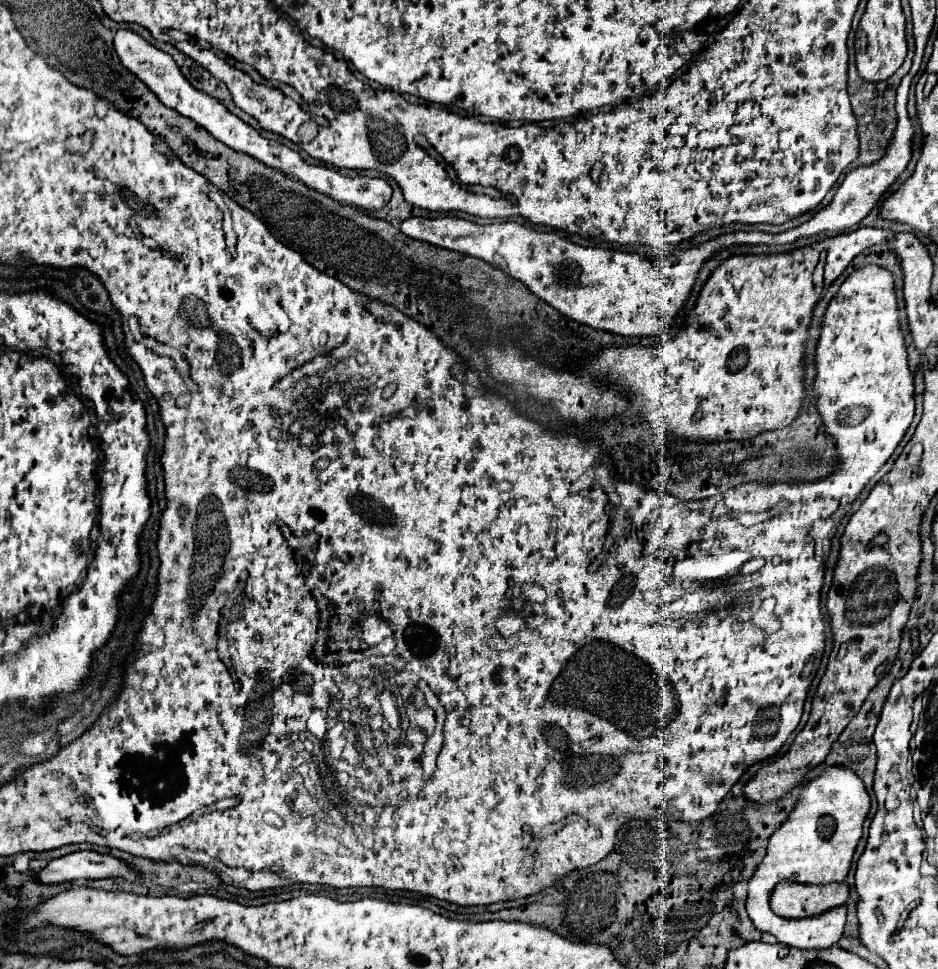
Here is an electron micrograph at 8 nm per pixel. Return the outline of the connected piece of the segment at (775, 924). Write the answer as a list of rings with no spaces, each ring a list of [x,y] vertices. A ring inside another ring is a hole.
[[[828,766],[820,776],[800,786],[800,796],[788,818],[774,830],[768,840],[766,856],[748,880],[746,912],[756,930],[774,934],[780,944],[820,950],[834,946],[846,922],[816,922],[816,920],[786,920],[776,916],[768,906],[770,890],[784,880],[804,884],[842,882],[848,874],[852,854],[862,836],[862,822],[870,810],[870,796],[860,776],[844,766]]]

